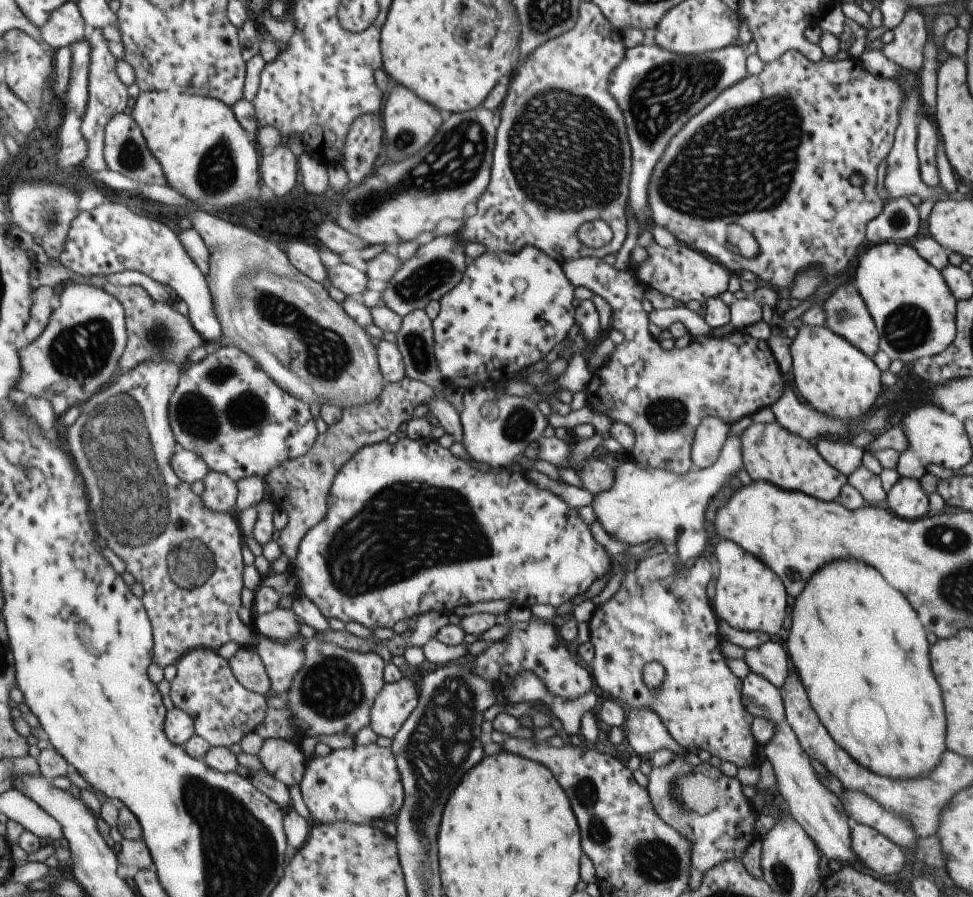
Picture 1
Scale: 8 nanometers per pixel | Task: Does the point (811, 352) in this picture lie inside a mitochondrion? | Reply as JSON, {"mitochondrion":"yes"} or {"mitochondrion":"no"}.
{"mitochondrion":"no"}

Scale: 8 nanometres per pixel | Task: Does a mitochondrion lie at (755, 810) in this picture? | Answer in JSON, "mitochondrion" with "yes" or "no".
{"mitochondrion":"no"}

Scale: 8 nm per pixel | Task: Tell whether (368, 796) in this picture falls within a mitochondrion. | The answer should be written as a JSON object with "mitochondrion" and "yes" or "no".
{"mitochondrion":"no"}

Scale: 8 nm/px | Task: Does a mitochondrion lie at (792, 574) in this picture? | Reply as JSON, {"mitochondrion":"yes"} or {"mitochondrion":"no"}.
{"mitochondrion":"no"}

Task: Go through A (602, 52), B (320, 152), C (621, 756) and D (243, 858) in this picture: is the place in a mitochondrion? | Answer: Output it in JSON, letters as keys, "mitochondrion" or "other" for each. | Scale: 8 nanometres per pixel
{"A":"other","B":"other","C":"other","D":"mitochondrion"}

